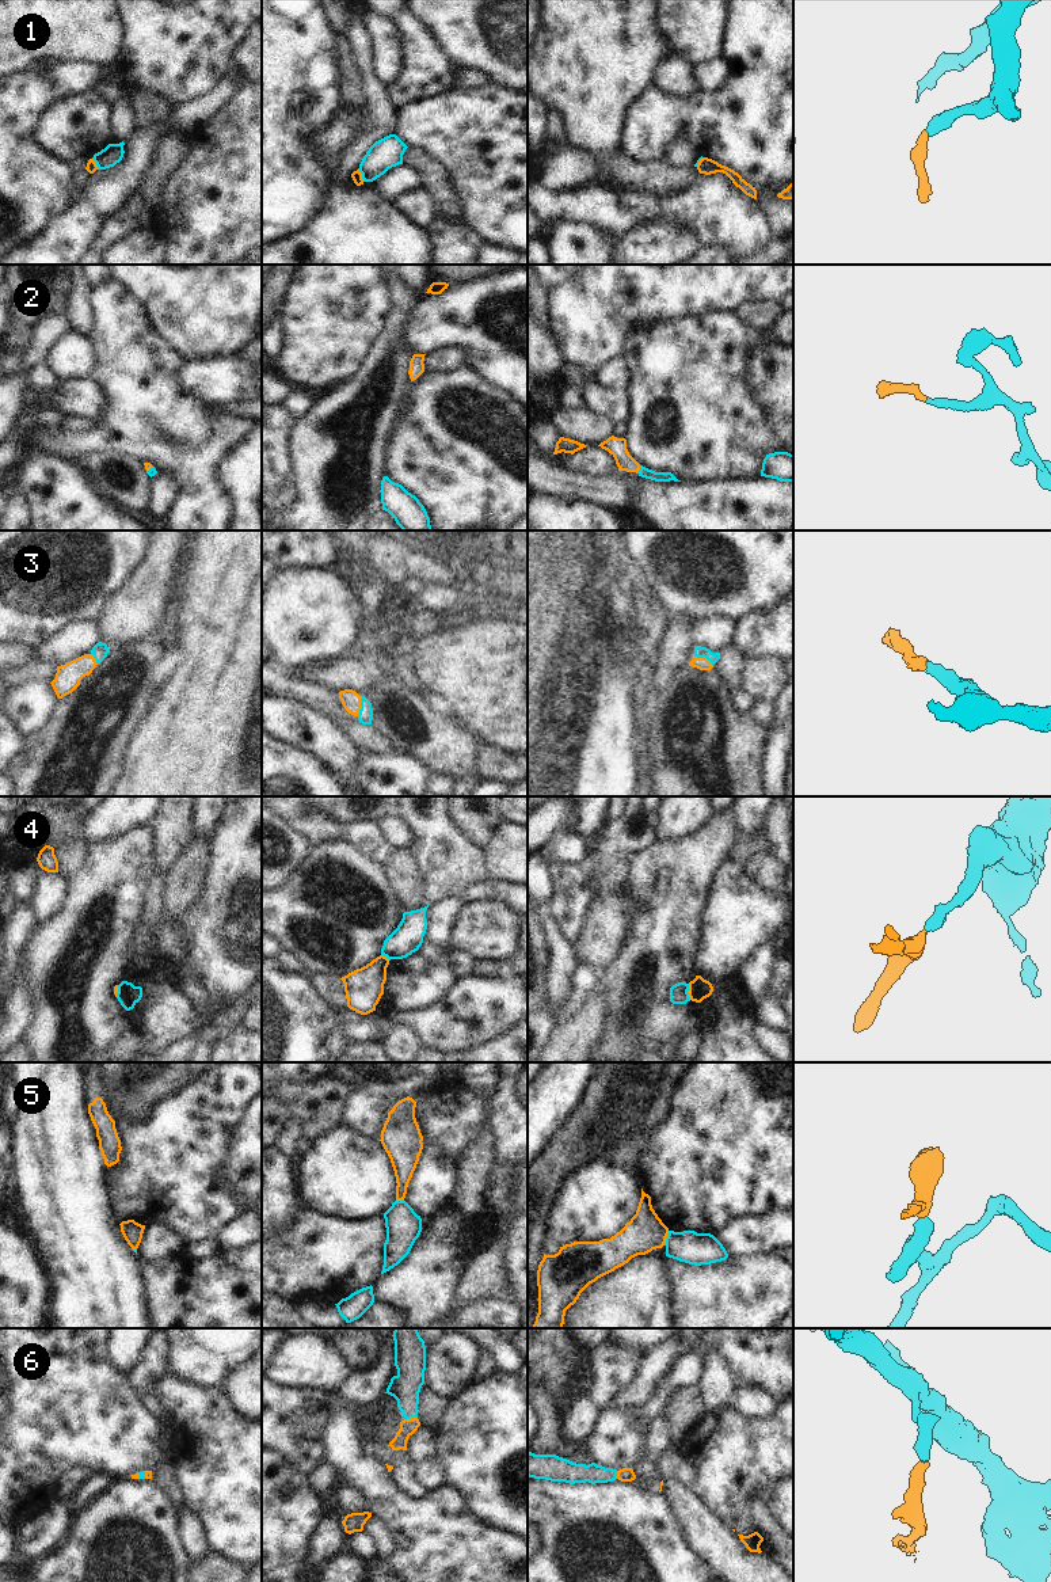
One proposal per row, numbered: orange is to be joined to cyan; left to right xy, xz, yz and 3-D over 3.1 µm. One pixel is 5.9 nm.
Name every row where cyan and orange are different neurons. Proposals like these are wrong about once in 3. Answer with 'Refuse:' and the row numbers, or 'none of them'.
Refuse: 1, 4, 5

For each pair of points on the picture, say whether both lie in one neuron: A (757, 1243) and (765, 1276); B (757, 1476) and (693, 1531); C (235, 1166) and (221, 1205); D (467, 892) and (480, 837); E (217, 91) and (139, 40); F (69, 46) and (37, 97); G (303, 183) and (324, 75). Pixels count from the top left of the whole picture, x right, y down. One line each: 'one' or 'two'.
A: two
B: two
C: two
D: two
E: two
F: two
G: one

